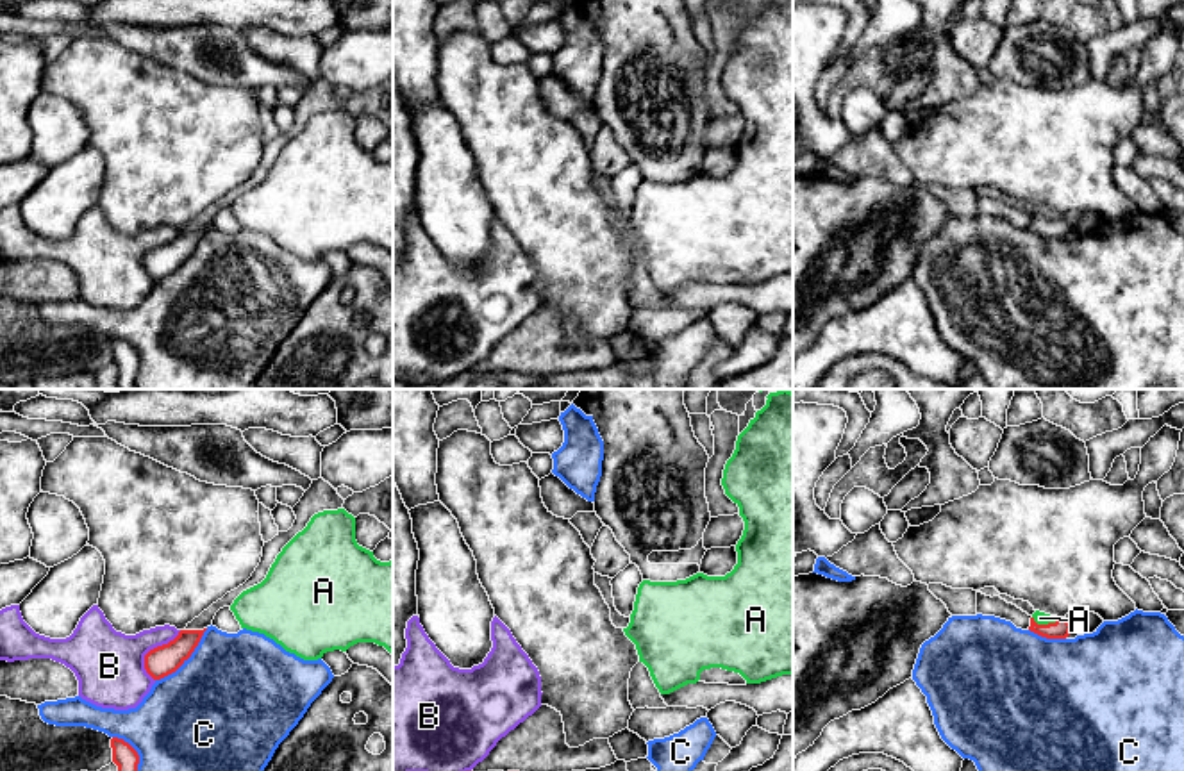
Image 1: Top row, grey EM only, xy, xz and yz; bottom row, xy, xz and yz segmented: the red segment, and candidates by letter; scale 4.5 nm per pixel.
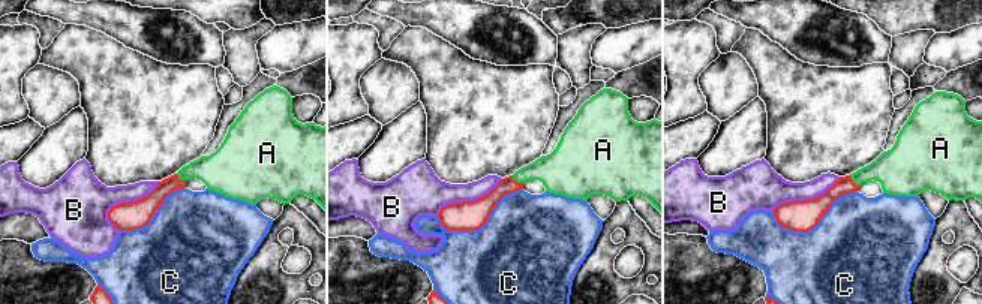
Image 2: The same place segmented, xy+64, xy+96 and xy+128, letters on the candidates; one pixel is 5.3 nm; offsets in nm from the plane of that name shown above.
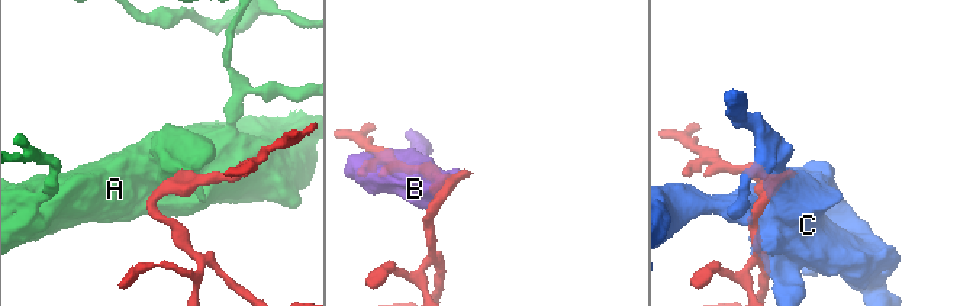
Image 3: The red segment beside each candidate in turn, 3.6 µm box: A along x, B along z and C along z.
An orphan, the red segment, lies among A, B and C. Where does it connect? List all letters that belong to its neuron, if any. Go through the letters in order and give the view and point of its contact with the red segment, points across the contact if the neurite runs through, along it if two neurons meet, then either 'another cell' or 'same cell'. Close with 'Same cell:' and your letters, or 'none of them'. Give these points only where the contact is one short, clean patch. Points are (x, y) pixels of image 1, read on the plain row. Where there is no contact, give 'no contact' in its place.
A: yz (1045, 225) | across yz (1061, 229), (1045, 225), (1040, 218) | same cell
B: xy (150, 250) | another cell
C: xy (186, 259) | another cell
Same cell: A

